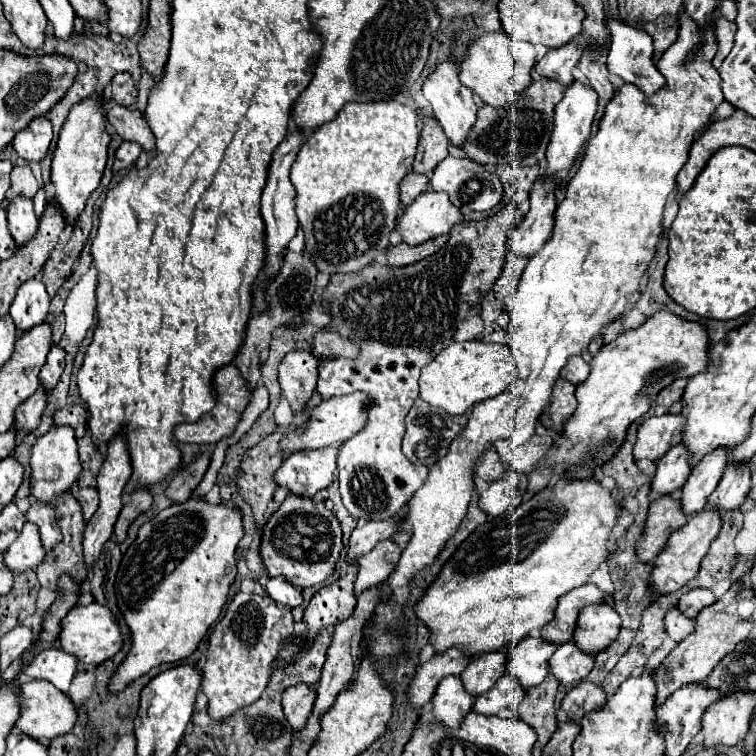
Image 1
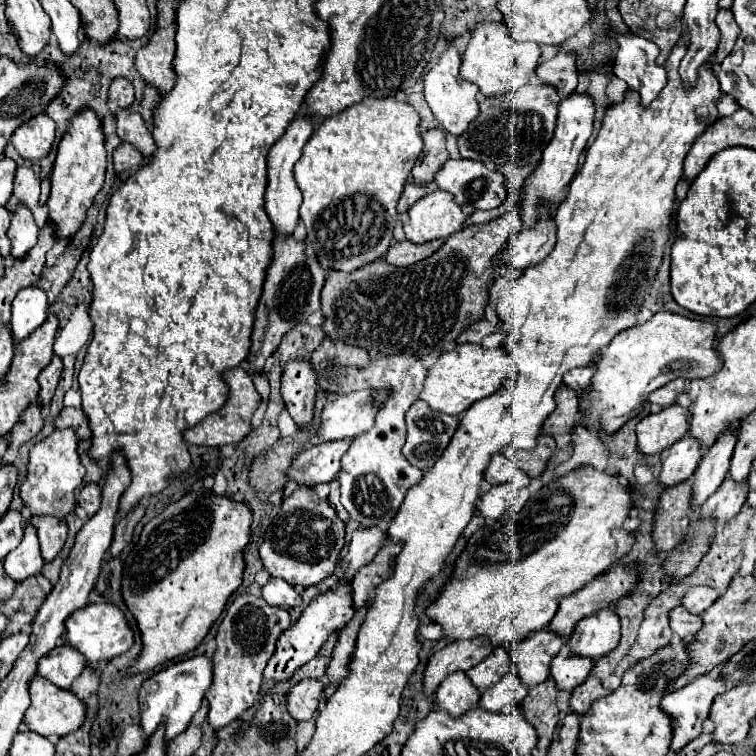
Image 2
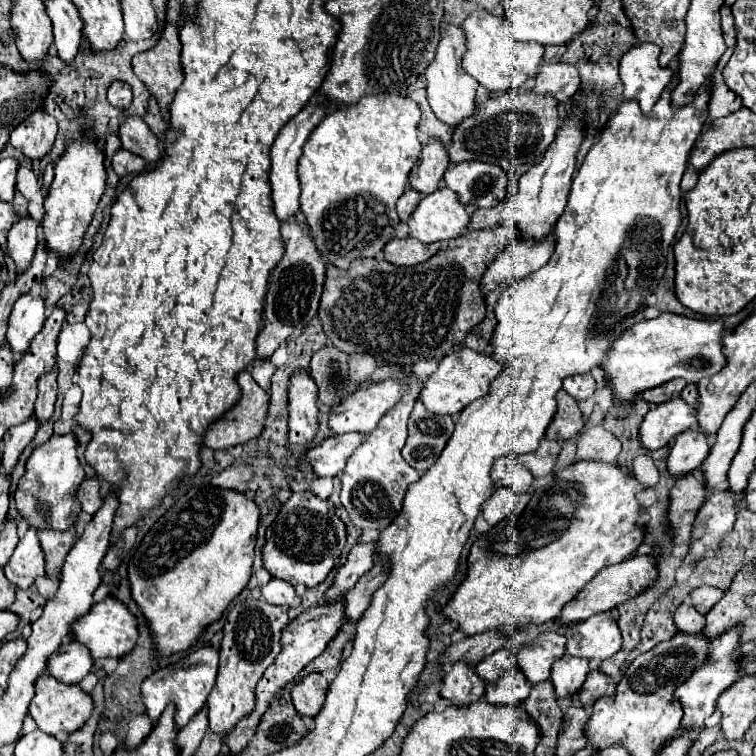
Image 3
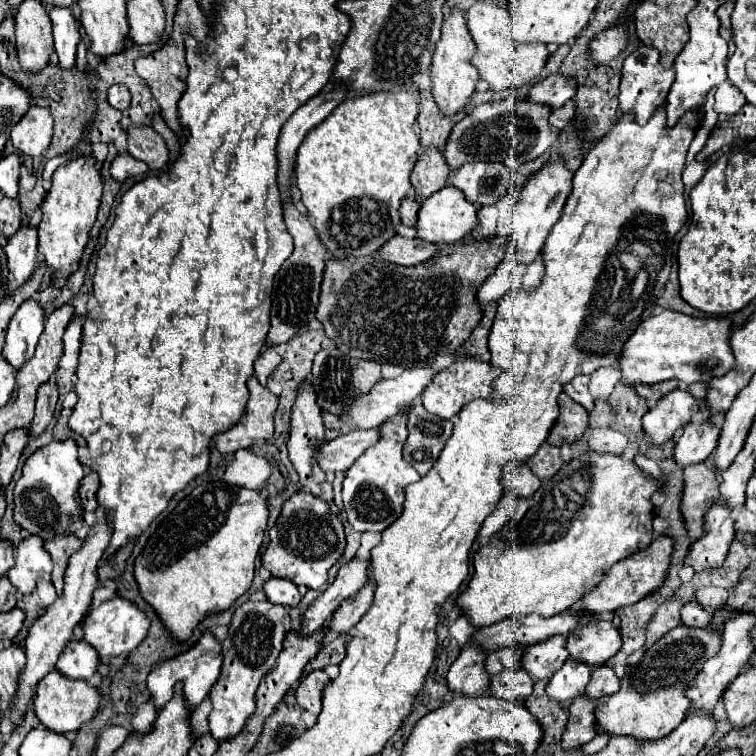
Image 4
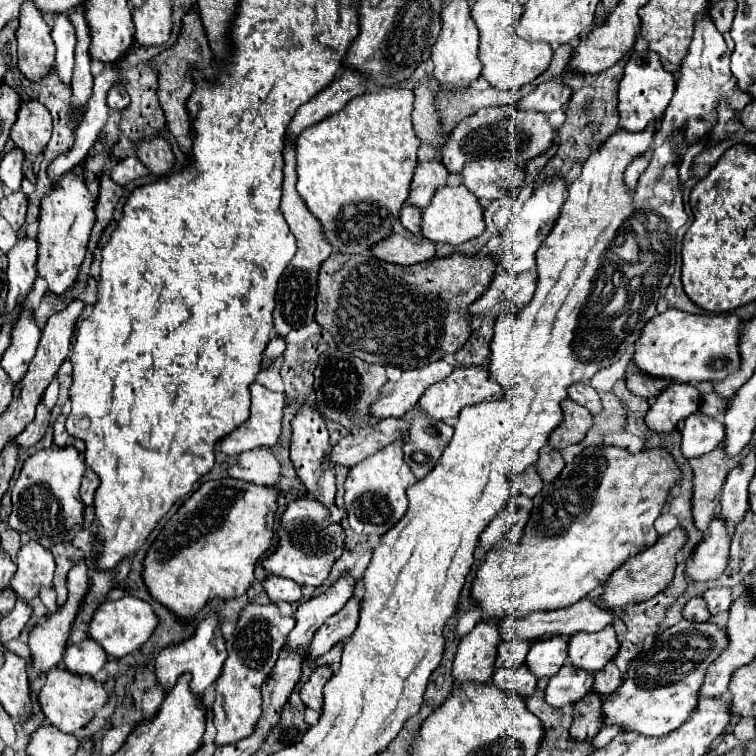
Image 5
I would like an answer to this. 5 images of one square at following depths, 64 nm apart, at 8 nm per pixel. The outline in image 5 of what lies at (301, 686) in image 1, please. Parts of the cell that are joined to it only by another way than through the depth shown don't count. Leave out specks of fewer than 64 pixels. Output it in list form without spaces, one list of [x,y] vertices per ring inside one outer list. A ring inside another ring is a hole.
[[[318,666],[312,676],[308,678],[308,682],[302,686],[300,690],[300,696],[302,696],[302,702],[314,710],[322,710],[324,706],[324,686],[328,682],[328,678],[332,678],[332,668],[330,666]]]

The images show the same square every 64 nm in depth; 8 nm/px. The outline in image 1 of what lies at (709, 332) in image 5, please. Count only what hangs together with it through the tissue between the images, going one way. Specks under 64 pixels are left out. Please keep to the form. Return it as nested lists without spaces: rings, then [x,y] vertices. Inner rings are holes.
[[[656,312],[640,328],[622,332],[616,340],[602,346],[598,354],[590,360],[590,366],[592,366],[590,376],[588,380],[584,380],[584,384],[578,384],[576,388],[578,408],[570,416],[570,420],[564,424],[562,440],[558,448],[552,454],[548,454],[548,460],[554,466],[564,462],[572,478],[592,478],[594,466],[604,464],[606,460],[614,456],[616,448],[620,448],[620,444],[624,442],[626,428],[648,412],[650,404],[654,402],[652,396],[656,396],[656,392],[660,392],[664,386],[672,384],[678,378],[692,378],[704,372],[704,368],[708,368],[710,364],[708,350],[710,350],[710,338],[708,338],[706,326],[684,320],[672,312]]]

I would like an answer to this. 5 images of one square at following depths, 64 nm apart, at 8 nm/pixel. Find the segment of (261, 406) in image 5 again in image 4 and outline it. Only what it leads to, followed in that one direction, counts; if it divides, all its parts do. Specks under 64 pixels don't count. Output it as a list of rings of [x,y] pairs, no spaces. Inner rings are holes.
[[[258,378],[248,380],[248,390],[248,414],[228,432],[214,436],[214,446],[222,454],[234,454],[236,450],[250,448],[256,442],[268,442],[274,436],[274,414],[278,408],[278,396],[262,386]]]

